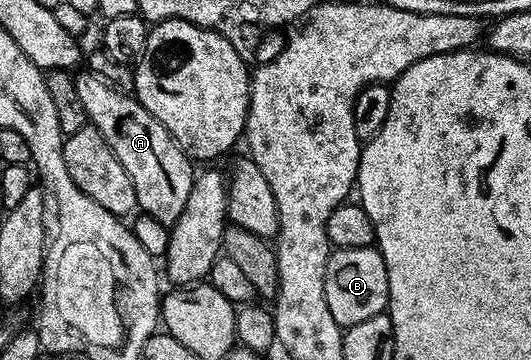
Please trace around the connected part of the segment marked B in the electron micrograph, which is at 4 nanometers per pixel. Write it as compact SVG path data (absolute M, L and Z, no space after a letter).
M378 247L368 248L338 248L331 253L325 270L325 302L329 302L329 310L339 327L346 330L357 322L365 322L365 318L380 315L386 309L389 298L389 274L385 270L383 255Z

